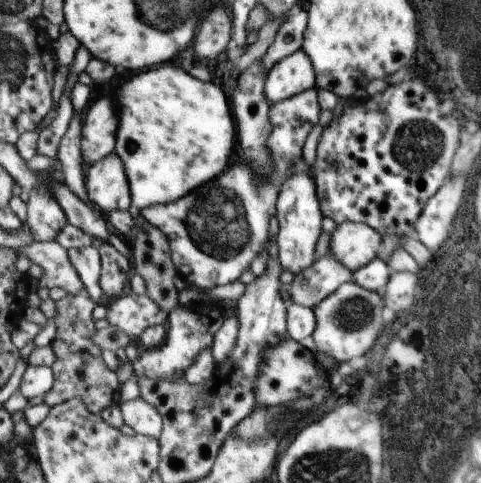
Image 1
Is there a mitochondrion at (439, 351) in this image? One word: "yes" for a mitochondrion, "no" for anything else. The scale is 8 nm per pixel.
yes

